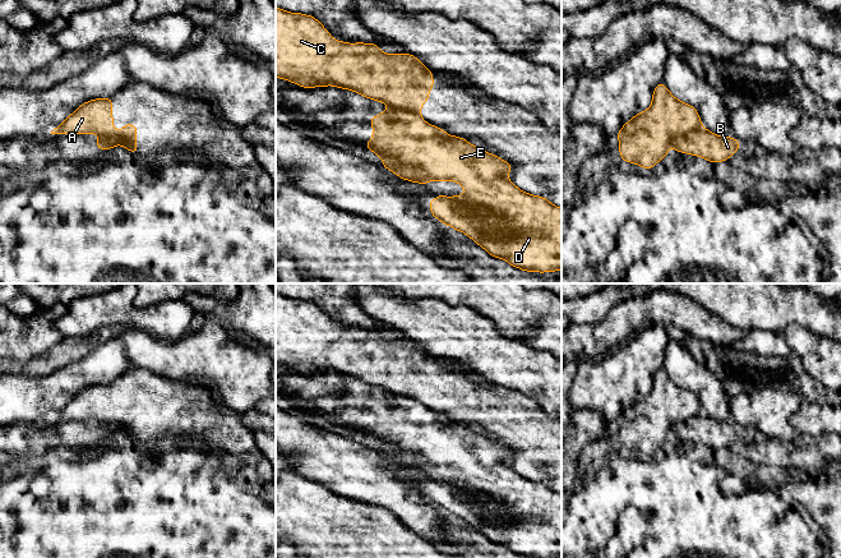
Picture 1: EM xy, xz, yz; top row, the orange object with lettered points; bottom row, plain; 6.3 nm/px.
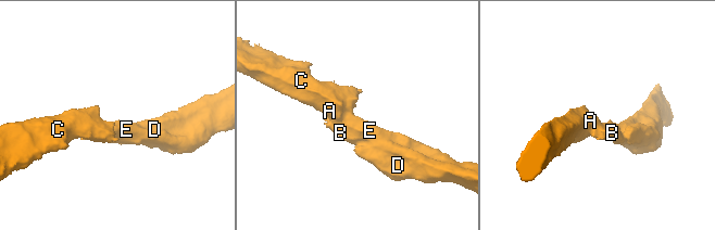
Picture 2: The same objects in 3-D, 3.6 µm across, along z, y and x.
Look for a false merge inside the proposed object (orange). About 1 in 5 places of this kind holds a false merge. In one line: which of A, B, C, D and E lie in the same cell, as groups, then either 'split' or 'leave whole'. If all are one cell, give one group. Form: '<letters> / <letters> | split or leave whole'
A C / B D E | split

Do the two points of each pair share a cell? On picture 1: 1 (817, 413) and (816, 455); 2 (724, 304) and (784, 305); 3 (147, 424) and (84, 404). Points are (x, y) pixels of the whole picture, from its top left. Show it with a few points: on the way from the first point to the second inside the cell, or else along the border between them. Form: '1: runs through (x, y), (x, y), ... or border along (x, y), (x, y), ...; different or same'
1: border along (798, 432), (813, 438), (827, 433); different
2: runs through (739, 304), (768, 305); same
3: runs through (132, 409), (126, 404), (100, 404); same

